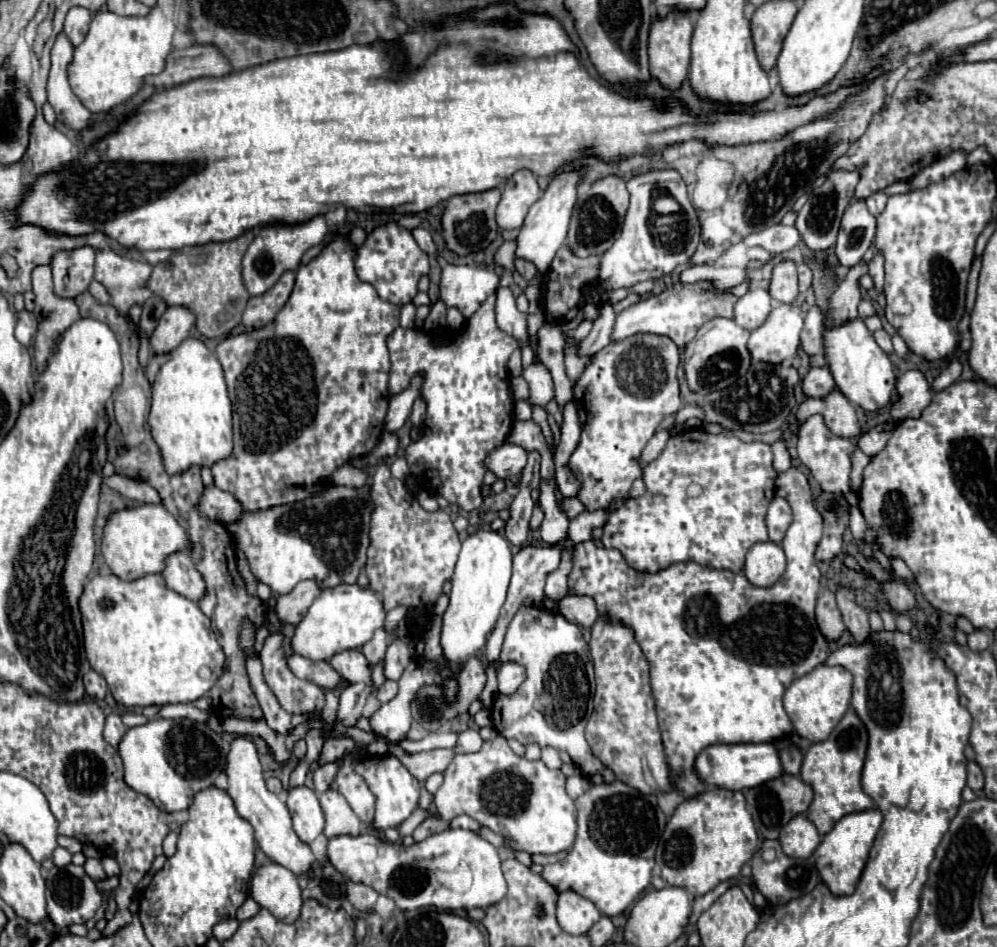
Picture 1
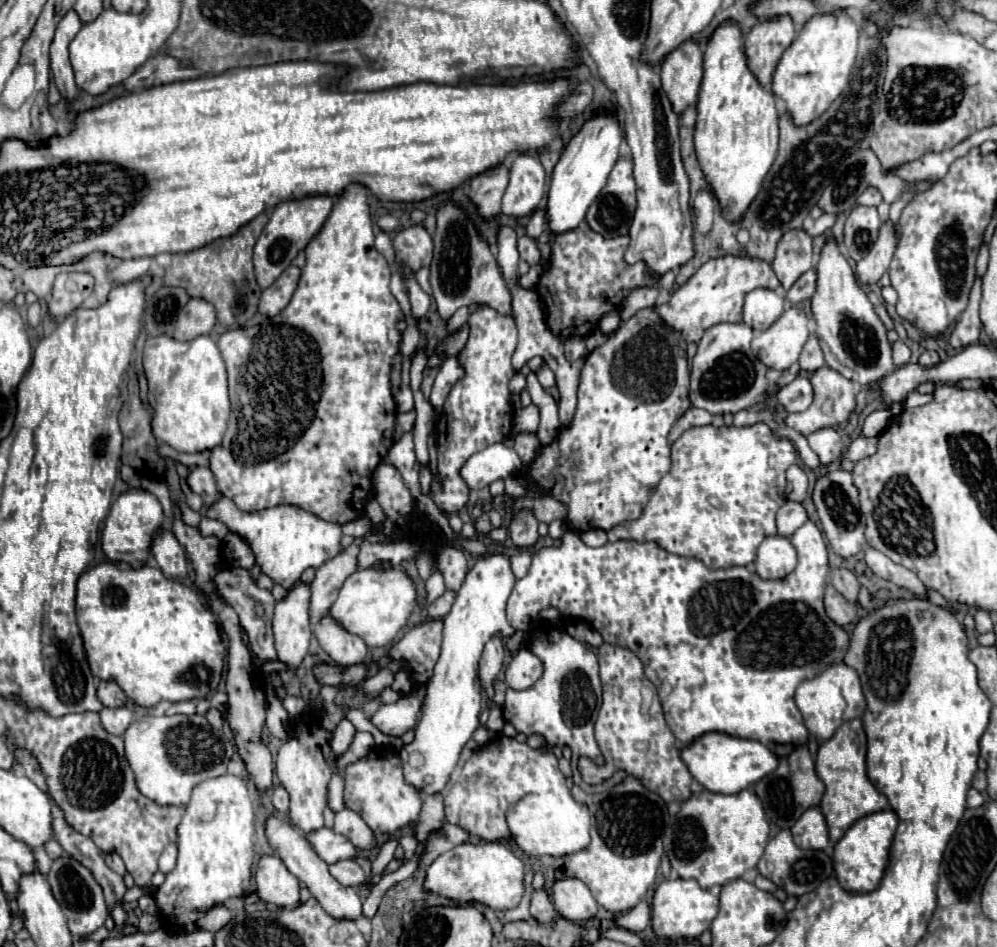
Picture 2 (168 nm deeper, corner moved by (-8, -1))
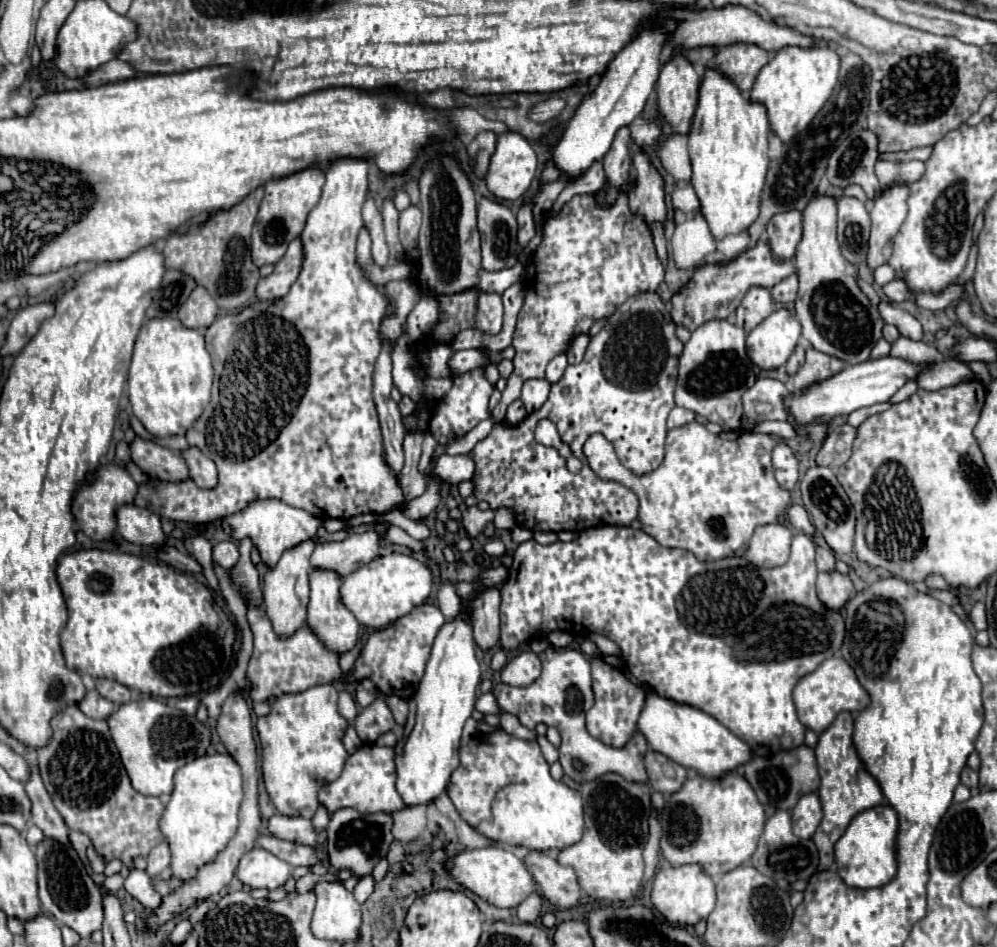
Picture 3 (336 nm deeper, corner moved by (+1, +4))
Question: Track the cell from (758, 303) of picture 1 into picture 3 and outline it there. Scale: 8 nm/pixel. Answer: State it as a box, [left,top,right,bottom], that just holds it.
[740,287,774,333]

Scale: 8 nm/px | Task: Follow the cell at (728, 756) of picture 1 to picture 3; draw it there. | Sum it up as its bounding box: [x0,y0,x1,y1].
[638,693,752,779]

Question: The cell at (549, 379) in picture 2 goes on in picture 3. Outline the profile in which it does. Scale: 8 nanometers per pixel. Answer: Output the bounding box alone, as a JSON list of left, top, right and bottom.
[492,193,664,423]

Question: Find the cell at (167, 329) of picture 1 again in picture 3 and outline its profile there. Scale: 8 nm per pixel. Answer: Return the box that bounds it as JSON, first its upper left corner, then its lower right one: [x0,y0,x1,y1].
[178,287,216,331]

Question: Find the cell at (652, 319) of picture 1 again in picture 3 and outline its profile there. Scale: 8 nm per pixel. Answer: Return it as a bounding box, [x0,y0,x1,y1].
[670,239,794,331]

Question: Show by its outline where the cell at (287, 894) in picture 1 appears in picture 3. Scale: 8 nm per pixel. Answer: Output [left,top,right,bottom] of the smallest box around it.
[238,849,290,891]

